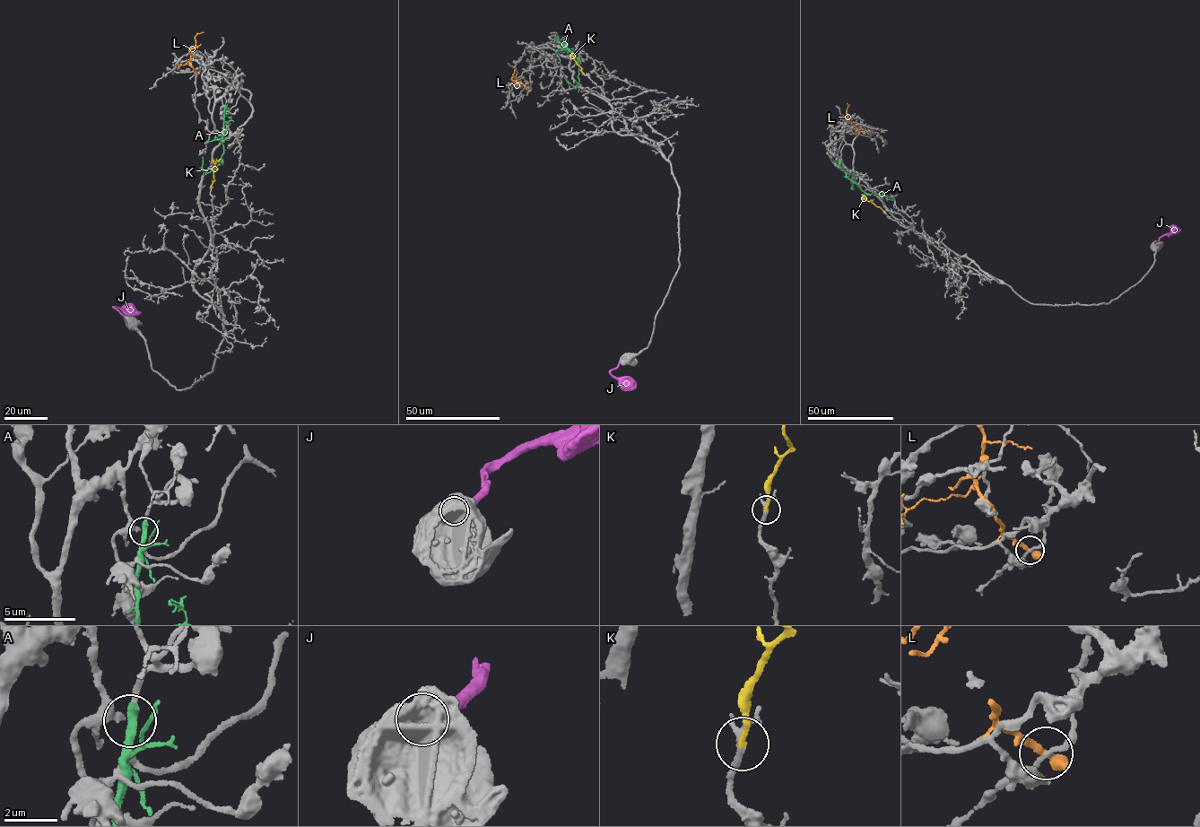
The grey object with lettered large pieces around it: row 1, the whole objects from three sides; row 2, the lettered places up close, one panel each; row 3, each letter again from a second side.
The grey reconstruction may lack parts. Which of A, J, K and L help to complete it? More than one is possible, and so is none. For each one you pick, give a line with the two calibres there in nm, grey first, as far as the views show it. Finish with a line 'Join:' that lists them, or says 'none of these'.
K: 190/220 nm
Join: K

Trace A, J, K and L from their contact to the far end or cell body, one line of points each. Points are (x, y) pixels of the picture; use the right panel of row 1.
A: (839, 160), (846, 176), (865, 192), (887, 196), (891, 199), (878, 192)
J: (1155, 242), (1162, 236), (1179, 230)
K: (884, 213), (863, 197), (866, 198)
L: (865, 130), (858, 131), (848, 120), (847, 103)

